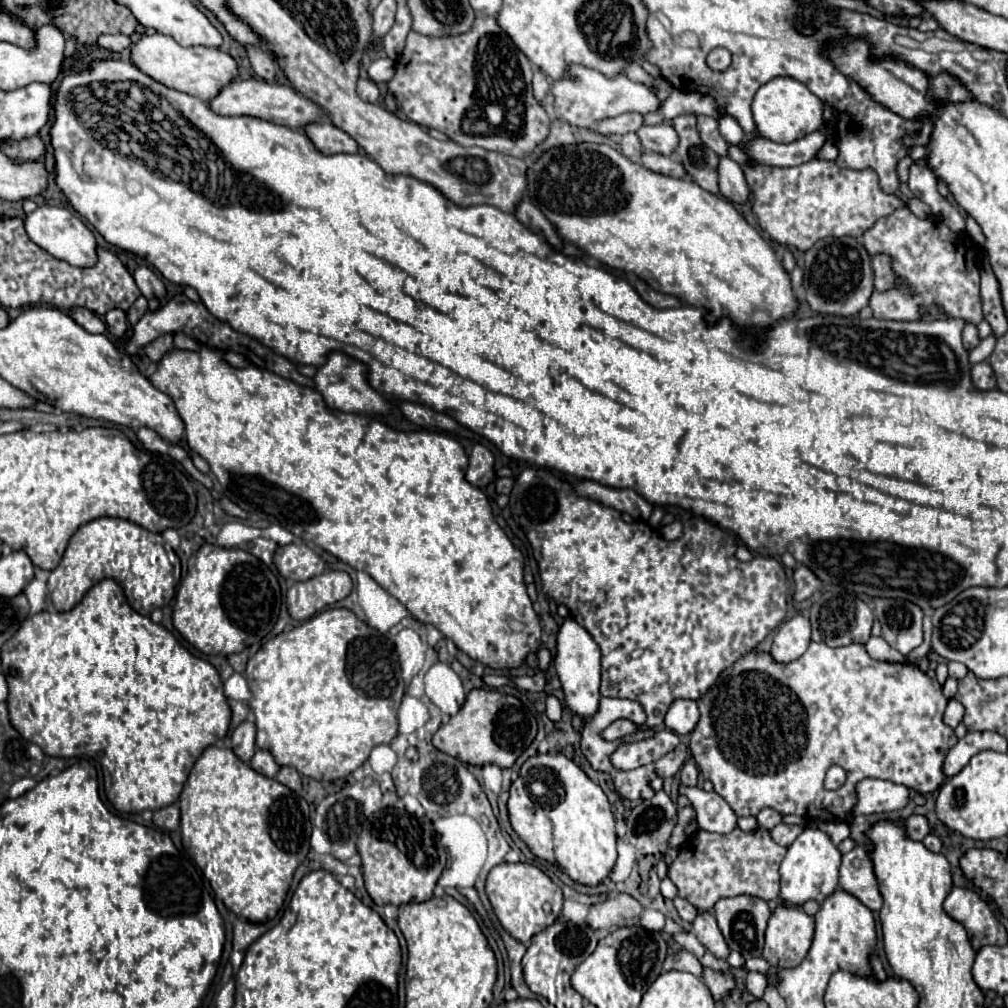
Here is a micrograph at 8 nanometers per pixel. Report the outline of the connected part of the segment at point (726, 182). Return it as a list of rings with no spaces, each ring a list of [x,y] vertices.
[[[721,157],[719,163],[719,189],[731,203],[747,203],[749,199],[749,185],[745,181],[743,167],[729,157]]]

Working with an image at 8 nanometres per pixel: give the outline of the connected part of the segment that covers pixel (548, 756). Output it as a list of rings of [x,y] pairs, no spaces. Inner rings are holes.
[[[537,753],[521,765],[519,777],[511,783],[509,789],[507,811],[513,831],[525,841],[531,853],[562,867],[573,881],[583,885],[599,885],[605,877],[609,877],[617,861],[617,833],[611,803],[607,801],[601,787],[593,783],[579,765],[575,765],[562,753]]]

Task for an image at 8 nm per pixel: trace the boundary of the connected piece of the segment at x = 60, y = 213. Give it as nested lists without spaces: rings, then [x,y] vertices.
[[[51,205],[37,207],[37,211],[25,217],[25,229],[41,249],[45,249],[47,253],[51,253],[61,261],[67,261],[73,267],[91,267],[91,263],[95,263],[97,255],[95,235],[75,213],[71,213],[65,207],[51,207]]]

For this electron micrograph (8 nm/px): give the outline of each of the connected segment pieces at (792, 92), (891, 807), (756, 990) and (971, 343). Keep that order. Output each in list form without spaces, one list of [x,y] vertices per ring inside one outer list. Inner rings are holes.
[[[775,77],[759,87],[751,103],[757,133],[775,143],[791,143],[823,127],[823,103],[803,83],[791,77]]]
[[[863,779],[857,785],[857,805],[855,815],[863,813],[891,813],[901,811],[909,803],[909,789],[883,779]]]
[[[749,971],[749,975],[747,975],[747,989],[753,993],[753,997],[761,999],[763,991],[765,991],[765,985],[767,985],[767,981],[765,981],[765,977],[761,973]]]
[[[969,323],[969,325],[965,325],[965,329],[963,329],[963,345],[965,345],[965,349],[967,351],[971,351],[971,349],[975,349],[977,345],[979,345],[979,333],[977,333],[977,325],[973,325],[973,323]]]

